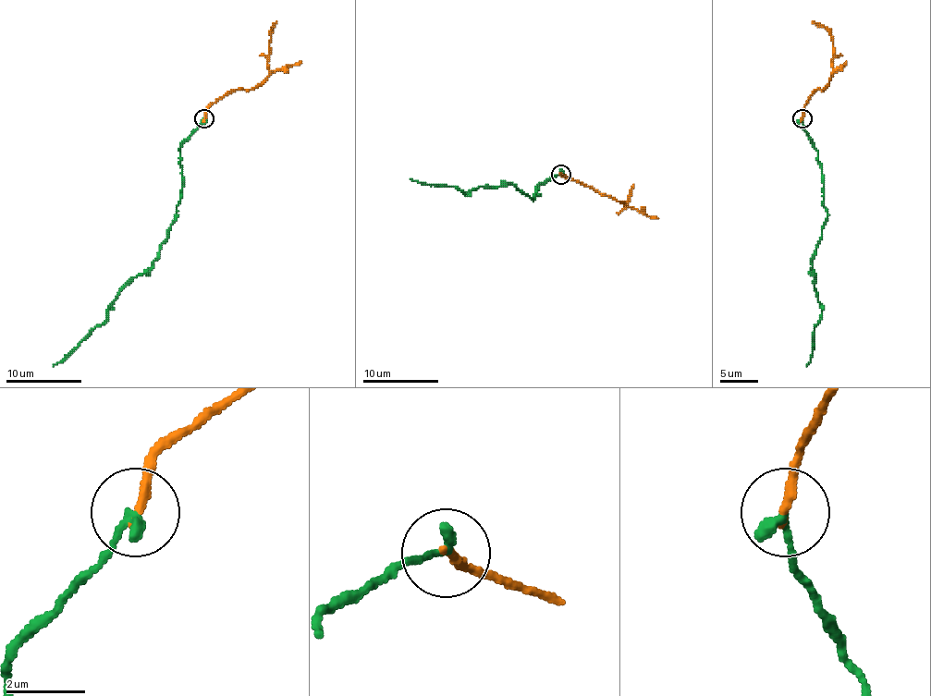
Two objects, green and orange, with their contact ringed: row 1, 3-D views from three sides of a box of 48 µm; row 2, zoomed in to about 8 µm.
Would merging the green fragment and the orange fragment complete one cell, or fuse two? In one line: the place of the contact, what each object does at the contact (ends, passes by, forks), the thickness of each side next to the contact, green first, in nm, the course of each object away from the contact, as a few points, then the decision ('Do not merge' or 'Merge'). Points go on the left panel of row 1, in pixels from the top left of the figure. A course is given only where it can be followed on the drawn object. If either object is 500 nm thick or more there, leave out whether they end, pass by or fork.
Place: (204, 118). At the ring green ends. At the ring orange ends. Thickness 300 nm (green) against 240 nm. Course of green: (204, 118), (180, 148), (182, 198), (168, 238), (153, 263), (121, 290), (106, 319), (53, 366). Course of orange: (204, 118), (208, 108), (220, 99), (237, 90), (254, 90), (269, 74), (271, 34), (276, 21). Do not merge

